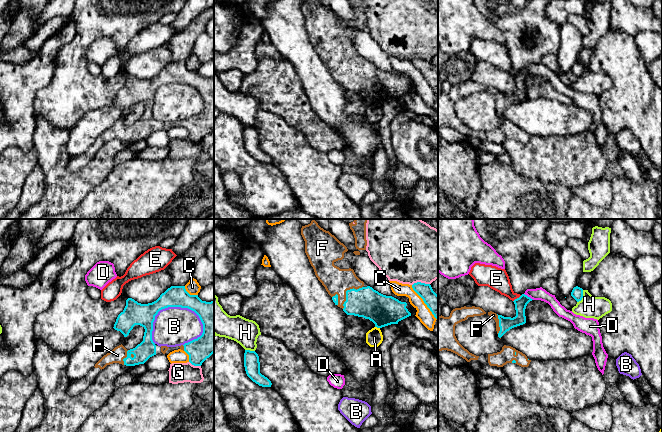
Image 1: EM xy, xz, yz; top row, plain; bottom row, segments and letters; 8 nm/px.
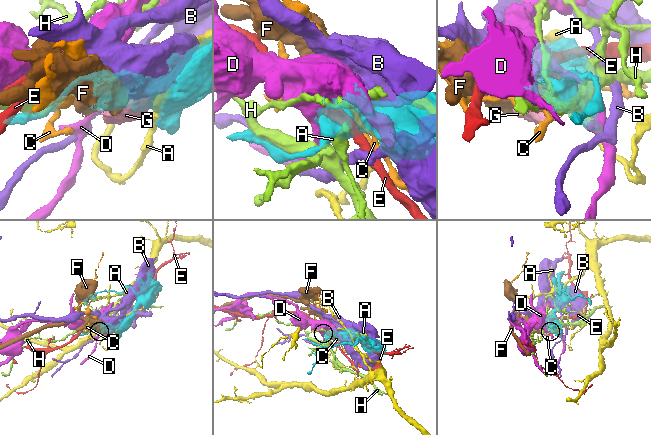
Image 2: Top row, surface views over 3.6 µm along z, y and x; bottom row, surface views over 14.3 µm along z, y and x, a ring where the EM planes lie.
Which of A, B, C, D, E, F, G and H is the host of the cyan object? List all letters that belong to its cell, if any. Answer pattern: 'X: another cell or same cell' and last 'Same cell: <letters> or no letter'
A: another cell
B: another cell
C: another cell
D: another cell
E: another cell
F: same cell
G: another cell
H: another cell
Same cell: F

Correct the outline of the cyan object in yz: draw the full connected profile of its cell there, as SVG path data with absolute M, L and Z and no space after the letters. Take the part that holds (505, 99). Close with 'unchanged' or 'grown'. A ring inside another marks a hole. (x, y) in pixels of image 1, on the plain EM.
M525 70L515 75L513 78L515 80L516 92L513 94L497 91L492 87L488 88L488 91L496 98L496 107L500 115L510 105L526 99L525 85L527 80L532 76Z; grown

